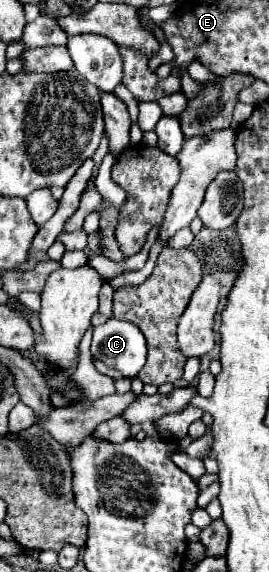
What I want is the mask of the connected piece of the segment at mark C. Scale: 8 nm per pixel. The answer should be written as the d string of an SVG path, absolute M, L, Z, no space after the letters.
M111 317L107 323L93 329L91 353L107 367L133 379L145 365L147 347L143 333L133 323Z

